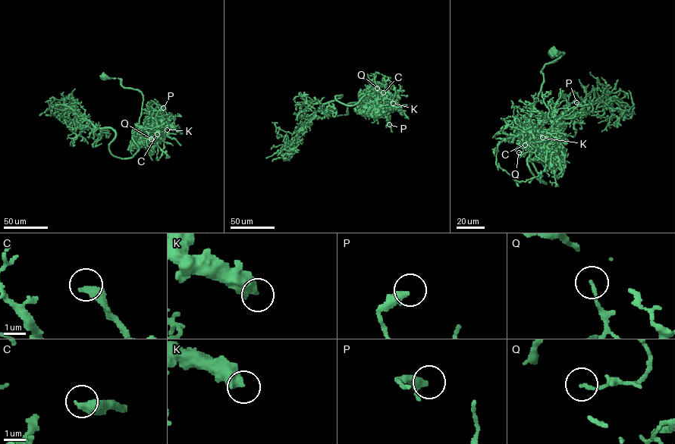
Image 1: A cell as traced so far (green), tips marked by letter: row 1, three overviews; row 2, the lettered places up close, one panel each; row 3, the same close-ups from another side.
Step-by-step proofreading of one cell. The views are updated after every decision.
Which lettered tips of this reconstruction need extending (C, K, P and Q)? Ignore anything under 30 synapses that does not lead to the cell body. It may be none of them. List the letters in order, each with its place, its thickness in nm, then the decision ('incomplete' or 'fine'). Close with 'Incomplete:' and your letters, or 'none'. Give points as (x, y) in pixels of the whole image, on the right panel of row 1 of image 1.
C: at (525, 145); 420 nm thick; fine
K: at (542, 137); 550 nm thick; incomplete
P: at (576, 102); 380 nm thick; fine
Q: at (519, 152); 130 nm thick; fine
Incomplete: K

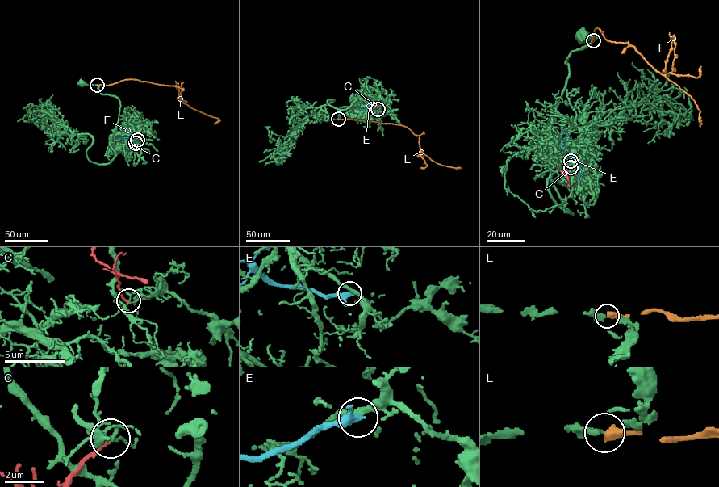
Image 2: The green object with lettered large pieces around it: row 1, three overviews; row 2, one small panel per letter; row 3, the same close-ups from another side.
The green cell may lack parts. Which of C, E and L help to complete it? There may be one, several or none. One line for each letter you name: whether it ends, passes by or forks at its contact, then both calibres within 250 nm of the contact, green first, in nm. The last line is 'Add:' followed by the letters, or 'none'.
Add: none

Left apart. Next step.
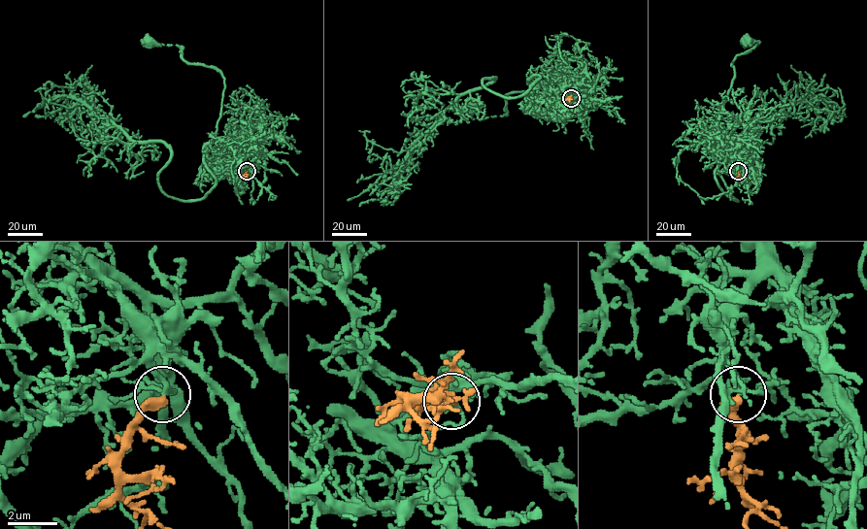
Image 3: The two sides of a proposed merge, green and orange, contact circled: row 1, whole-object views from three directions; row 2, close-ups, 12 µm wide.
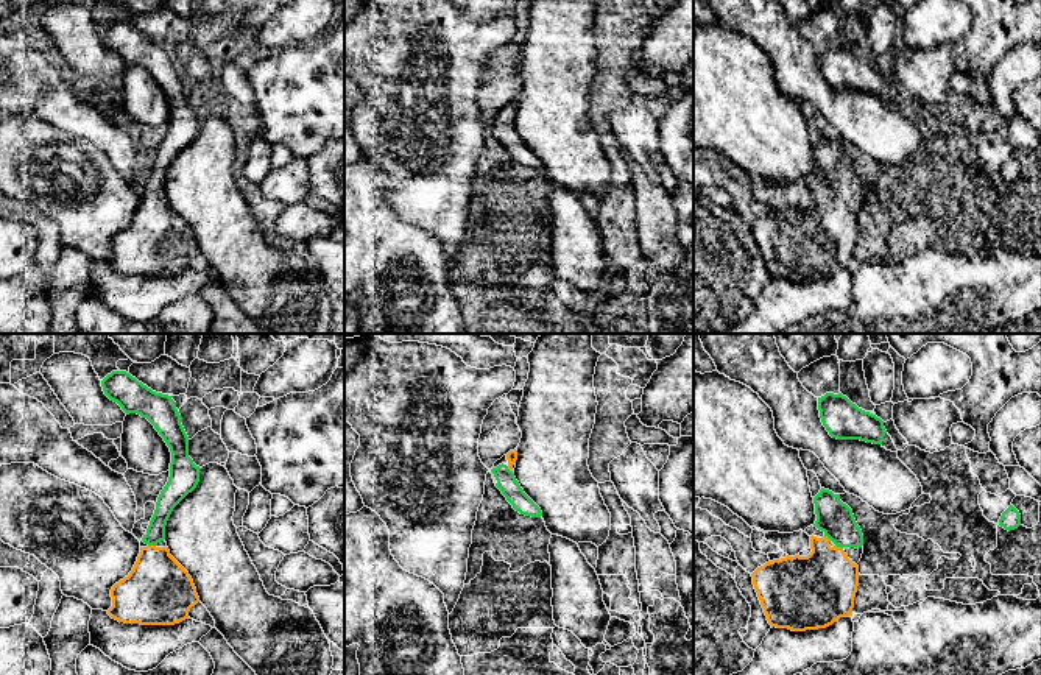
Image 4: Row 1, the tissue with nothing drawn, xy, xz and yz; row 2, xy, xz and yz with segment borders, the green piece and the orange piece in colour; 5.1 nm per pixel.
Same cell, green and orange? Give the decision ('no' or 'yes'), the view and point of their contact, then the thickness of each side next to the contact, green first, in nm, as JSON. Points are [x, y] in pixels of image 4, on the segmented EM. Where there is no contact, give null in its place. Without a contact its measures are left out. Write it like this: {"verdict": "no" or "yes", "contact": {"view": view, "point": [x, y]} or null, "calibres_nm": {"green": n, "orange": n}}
{"verdict": "yes", "contact": {"view": "xy", "point": [151, 544]}, "calibres_nm": {"green": 100, "orange": 360}}

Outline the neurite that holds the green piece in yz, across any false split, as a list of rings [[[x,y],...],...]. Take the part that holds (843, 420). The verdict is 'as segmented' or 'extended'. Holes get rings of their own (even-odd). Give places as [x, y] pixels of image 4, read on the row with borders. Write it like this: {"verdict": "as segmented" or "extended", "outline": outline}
{"verdict": "as segmented", "outline": [[[826,393],[818,398],[818,410],[821,422],[832,438],[882,444],[887,433],[884,421],[859,408],[842,393]]]}

